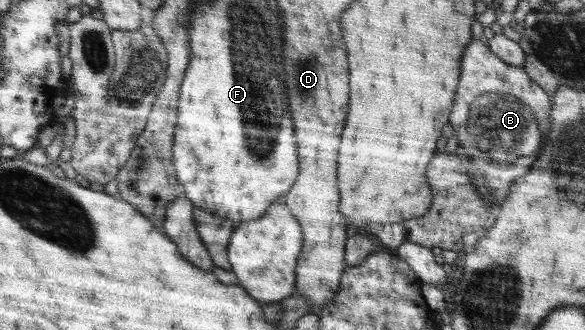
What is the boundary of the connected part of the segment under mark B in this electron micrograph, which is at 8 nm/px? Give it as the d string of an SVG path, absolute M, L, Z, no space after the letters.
M480 40L472 41L462 57L462 73L460 85L454 101L454 109L450 115L450 125L458 135L458 143L464 149L464 169L480 171L486 179L485 185L491 188L494 199L502 198L513 181L526 175L541 154L547 133L549 133L549 111L551 98L545 89L534 83L523 67L516 67L502 61L492 50Z

